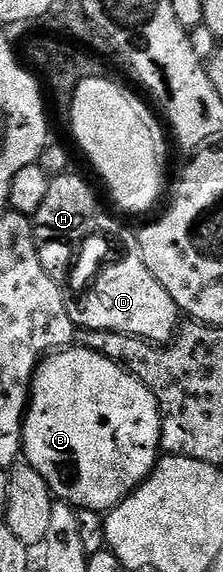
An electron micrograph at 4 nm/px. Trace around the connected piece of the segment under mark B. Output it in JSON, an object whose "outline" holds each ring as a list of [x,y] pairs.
{"outline":[[[65,347],[59,351],[53,351],[36,367],[32,374],[32,387],[28,398],[28,411],[24,414],[24,439],[22,442],[22,457],[27,465],[34,467],[42,479],[50,487],[53,498],[57,502],[75,507],[77,510],[89,509],[98,514],[104,515],[121,504],[126,498],[132,495],[136,486],[144,480],[152,471],[152,466],[156,464],[161,456],[160,448],[160,408],[154,399],[154,395],[133,375],[128,372],[118,361],[111,361],[97,349],[87,347]]]}

